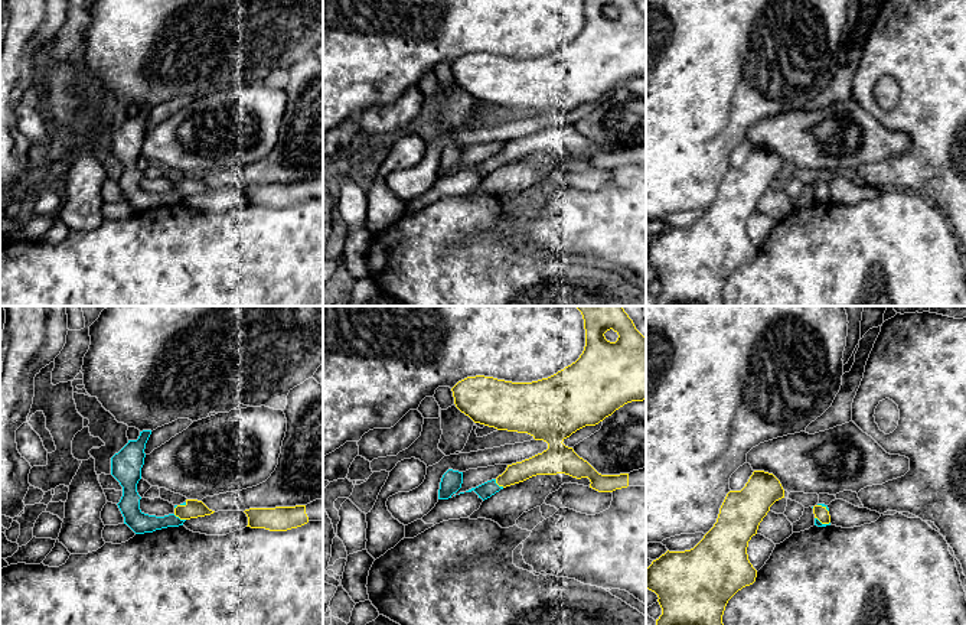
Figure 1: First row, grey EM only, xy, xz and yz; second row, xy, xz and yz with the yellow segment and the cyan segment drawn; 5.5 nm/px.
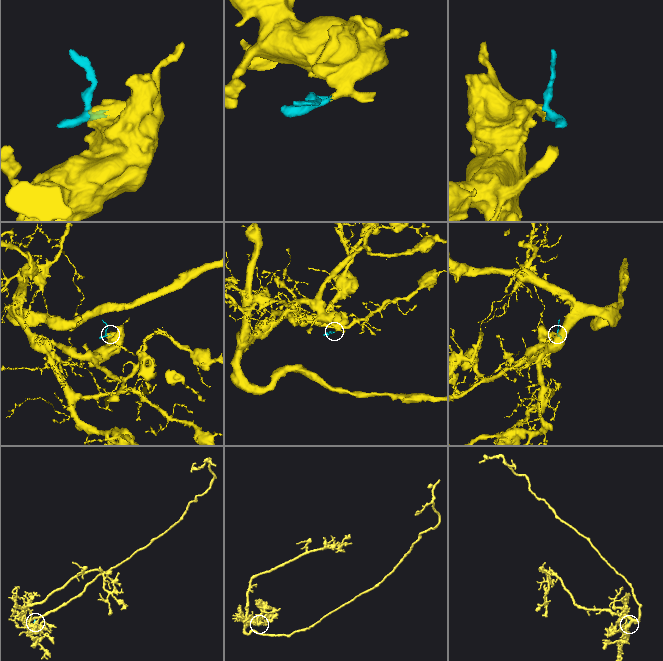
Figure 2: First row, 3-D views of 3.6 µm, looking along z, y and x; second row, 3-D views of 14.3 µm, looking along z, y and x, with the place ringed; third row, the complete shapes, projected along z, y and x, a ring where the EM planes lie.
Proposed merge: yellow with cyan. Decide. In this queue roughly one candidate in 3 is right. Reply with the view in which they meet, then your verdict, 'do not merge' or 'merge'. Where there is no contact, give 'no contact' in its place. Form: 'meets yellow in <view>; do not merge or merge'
meets yellow in xy; merge

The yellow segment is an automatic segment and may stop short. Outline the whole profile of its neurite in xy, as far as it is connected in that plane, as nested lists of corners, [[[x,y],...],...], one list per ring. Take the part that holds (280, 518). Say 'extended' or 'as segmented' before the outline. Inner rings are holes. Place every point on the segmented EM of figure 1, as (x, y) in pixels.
extended; [[[323,498],[307,505],[249,508],[244,511],[251,528],[265,528],[270,531],[287,531],[301,527],[309,521],[323,521]]]

